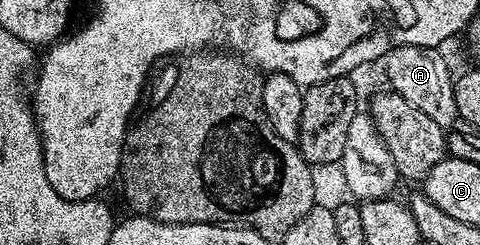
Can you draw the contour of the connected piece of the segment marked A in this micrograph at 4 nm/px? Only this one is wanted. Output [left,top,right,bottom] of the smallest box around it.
[384,46,459,128]

